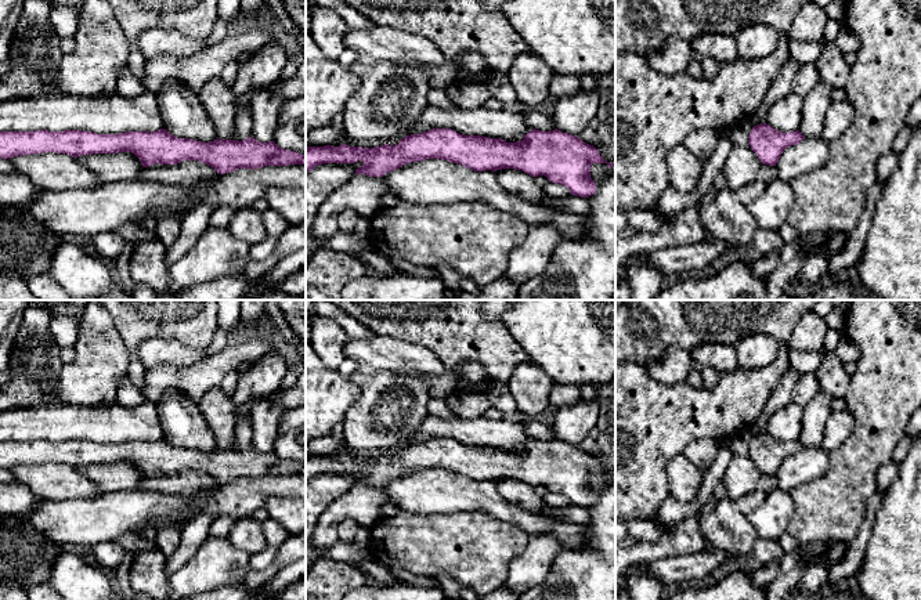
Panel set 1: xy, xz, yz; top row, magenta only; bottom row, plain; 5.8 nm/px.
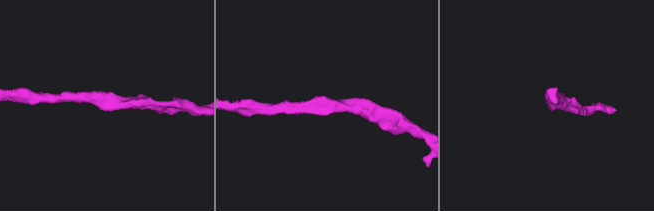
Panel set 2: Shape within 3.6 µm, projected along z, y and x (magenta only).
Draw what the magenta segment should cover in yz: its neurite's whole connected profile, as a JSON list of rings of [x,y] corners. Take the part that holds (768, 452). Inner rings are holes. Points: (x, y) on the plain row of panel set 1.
[[[762,433],[752,437],[748,455],[756,463],[762,474],[776,476],[784,459],[799,453],[803,448],[799,440],[781,442]]]

